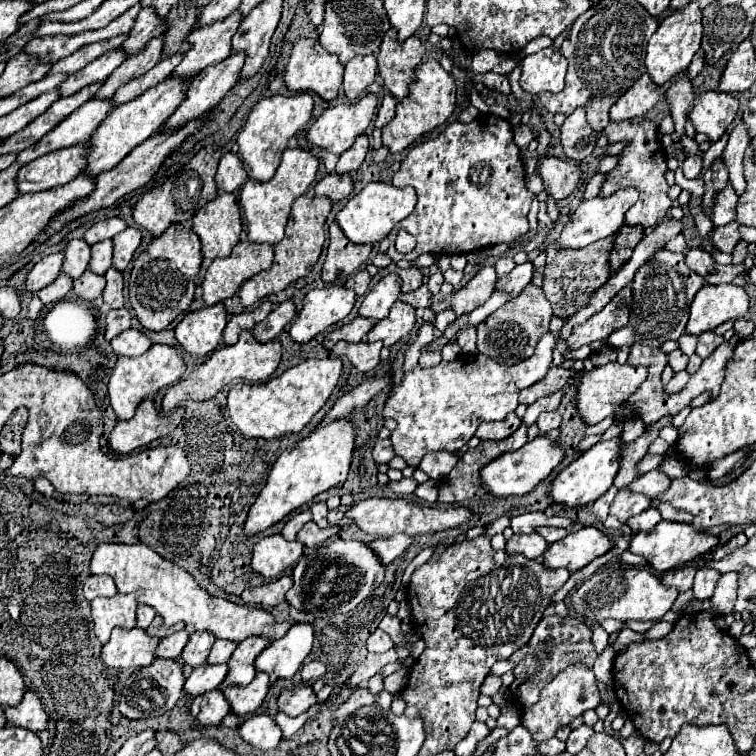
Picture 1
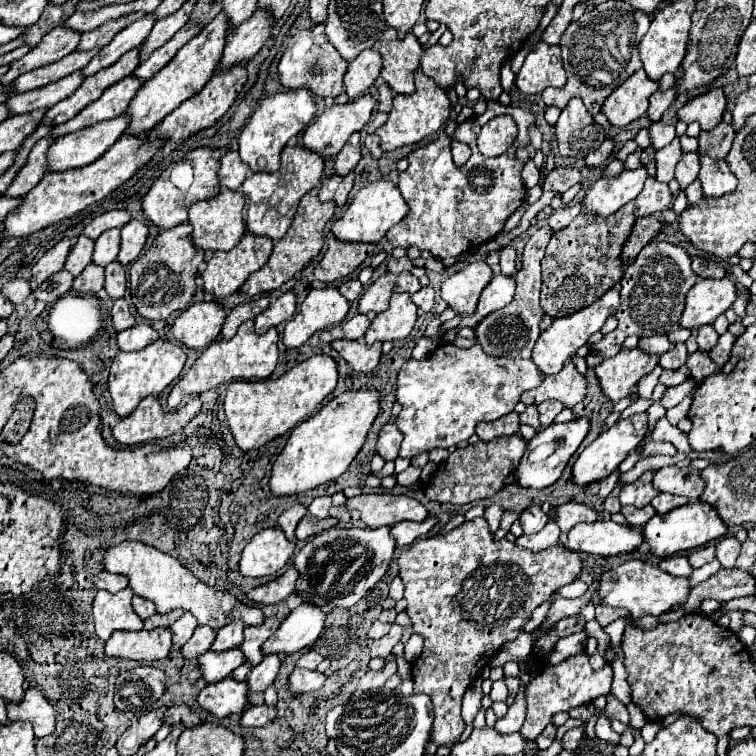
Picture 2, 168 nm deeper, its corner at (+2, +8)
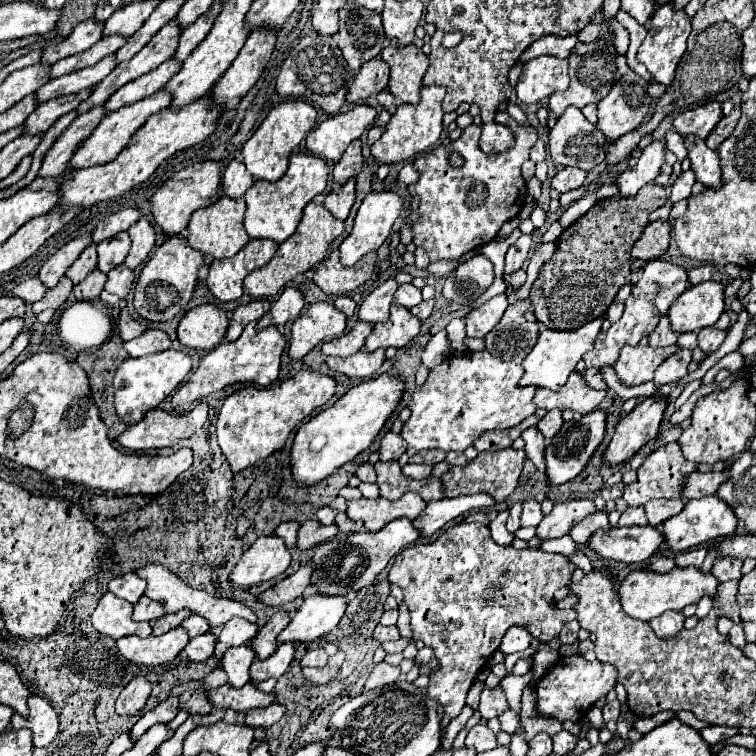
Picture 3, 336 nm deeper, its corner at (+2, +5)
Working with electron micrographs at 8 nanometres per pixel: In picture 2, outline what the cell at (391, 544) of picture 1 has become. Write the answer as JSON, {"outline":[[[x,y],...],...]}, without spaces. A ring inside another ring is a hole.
{"outline":[[[427,517],[421,523],[417,523],[417,521],[401,521],[401,523],[393,525],[391,533],[393,533],[395,541],[397,541],[397,547],[409,547],[417,539],[425,537],[437,525],[437,521],[439,521],[437,517]]]}

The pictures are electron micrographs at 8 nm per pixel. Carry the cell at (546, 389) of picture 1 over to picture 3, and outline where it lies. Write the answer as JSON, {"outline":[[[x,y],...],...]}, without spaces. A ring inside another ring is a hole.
{"outline":[[[573,372],[567,380],[567,384],[563,386],[563,390],[553,392],[547,388],[537,388],[535,396],[533,396],[533,404],[537,408],[559,408],[559,410],[573,410],[579,414],[589,414],[597,408],[597,404],[605,398],[605,392],[593,390],[591,386],[587,386],[587,382],[583,380],[581,372]]]}

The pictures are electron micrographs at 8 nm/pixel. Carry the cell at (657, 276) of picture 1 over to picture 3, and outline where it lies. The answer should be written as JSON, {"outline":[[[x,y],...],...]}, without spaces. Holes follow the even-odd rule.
{"outline":[[[661,258],[661,260],[649,260],[649,264],[645,264],[645,268],[639,270],[637,274],[637,282],[633,282],[633,290],[631,296],[625,302],[625,312],[621,316],[619,322],[615,322],[607,334],[599,334],[595,340],[595,348],[591,352],[587,352],[583,356],[585,366],[595,366],[601,368],[605,364],[615,364],[619,350],[625,344],[637,346],[639,340],[643,336],[649,336],[653,332],[653,328],[657,328],[657,320],[661,320],[661,316],[667,316],[671,304],[689,288],[689,276],[687,270]]]}

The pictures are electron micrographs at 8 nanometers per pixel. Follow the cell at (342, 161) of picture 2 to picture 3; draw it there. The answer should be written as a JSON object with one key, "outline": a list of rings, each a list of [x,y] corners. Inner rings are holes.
{"outline":[[[353,140],[349,148],[345,150],[343,158],[333,166],[333,180],[337,184],[345,184],[349,178],[357,176],[363,166],[363,156],[361,156],[361,144],[359,140]]]}

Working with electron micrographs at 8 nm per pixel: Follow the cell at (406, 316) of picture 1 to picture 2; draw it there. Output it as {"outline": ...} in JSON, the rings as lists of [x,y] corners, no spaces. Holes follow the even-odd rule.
{"outline":[[[393,293],[391,305],[387,311],[377,315],[365,333],[367,343],[375,341],[397,341],[405,339],[417,321],[417,307],[407,293]]]}

